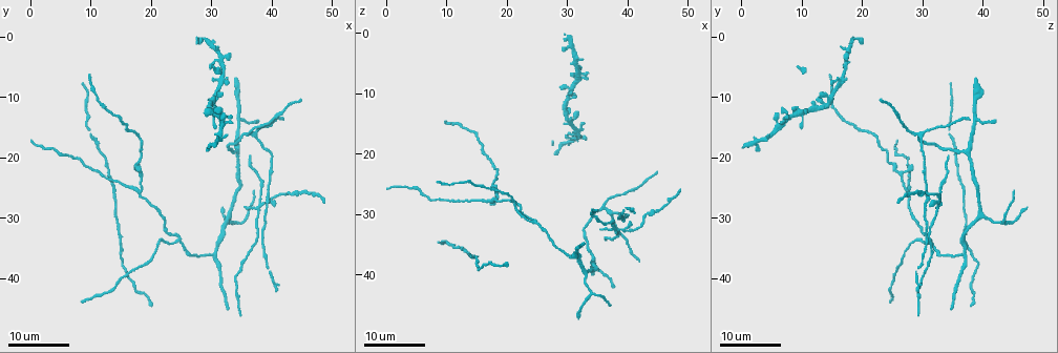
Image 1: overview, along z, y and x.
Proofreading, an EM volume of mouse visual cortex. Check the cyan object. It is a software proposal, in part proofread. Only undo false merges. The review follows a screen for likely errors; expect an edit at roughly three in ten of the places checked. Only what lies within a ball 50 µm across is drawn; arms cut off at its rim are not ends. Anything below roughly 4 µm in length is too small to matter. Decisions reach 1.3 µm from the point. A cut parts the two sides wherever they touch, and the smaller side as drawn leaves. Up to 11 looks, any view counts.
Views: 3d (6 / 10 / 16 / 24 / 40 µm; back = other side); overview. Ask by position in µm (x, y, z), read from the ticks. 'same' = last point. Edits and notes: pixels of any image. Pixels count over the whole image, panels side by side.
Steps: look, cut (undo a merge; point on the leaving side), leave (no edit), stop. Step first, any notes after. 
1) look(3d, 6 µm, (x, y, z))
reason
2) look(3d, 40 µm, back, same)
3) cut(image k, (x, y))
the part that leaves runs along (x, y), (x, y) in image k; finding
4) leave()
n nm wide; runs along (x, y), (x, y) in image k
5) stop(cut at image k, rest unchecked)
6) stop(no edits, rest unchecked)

look(3d, 16 µm, (30.0, 36.0, 36.5))
three arms meet

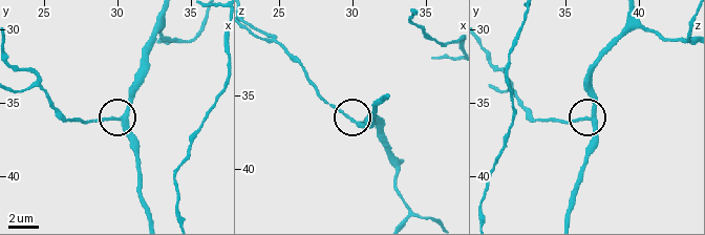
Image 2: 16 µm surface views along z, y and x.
look(3d, 10 µm, (30.0, 36.2, 36.8))

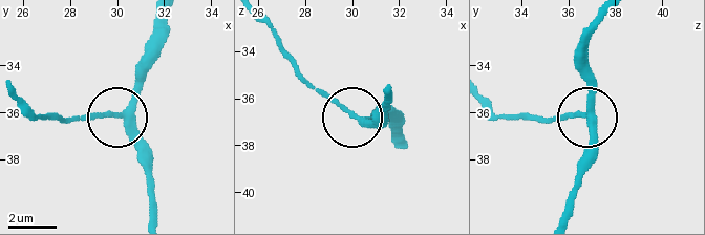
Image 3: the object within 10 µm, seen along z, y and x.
leave()
side arm 10 µm; runs along (589, 54), (589, 164) in image 3; continuous, no second neuron

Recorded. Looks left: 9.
look(3d, 24 µm, (24.5, 33.5, 31.0))
three arms meet

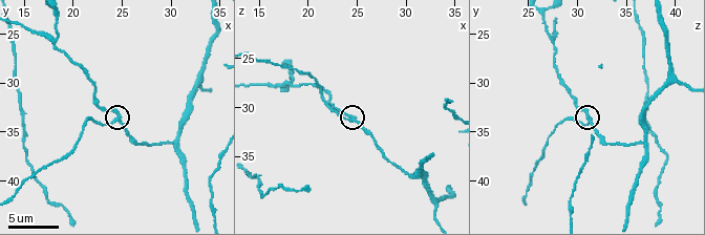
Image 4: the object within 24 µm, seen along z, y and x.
look(3d, 10 µm, (24.2, 33.6, 31.2))

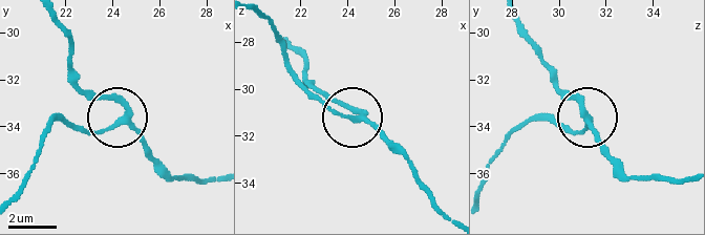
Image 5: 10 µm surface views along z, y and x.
leave()
side arm 24 µm; runs along (684, 178), (629, 176), (590, 123), (581, 130), (554, 125) in image 5; one neuron here

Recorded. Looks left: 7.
look(3d, 16 µm, (37.5, 33.0, 31.0))

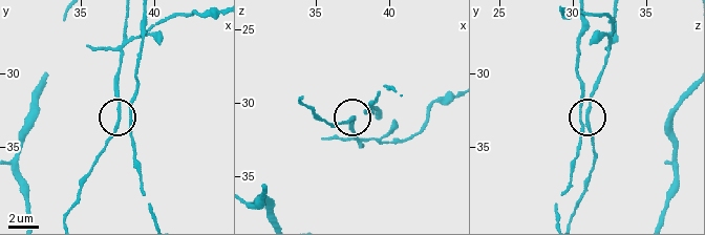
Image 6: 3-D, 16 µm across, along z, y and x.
look(3d, 10 µm, (37.6, 32.6, 31.0))

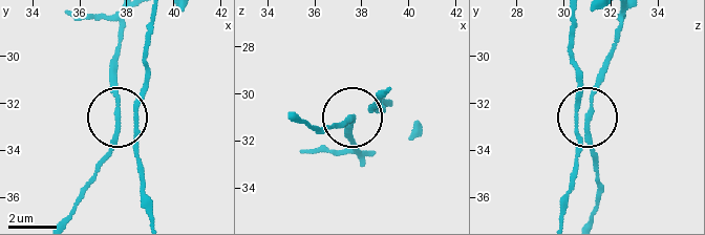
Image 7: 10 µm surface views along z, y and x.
look(3d, 10 µm, back, (37.6, 32.4, 31.1))

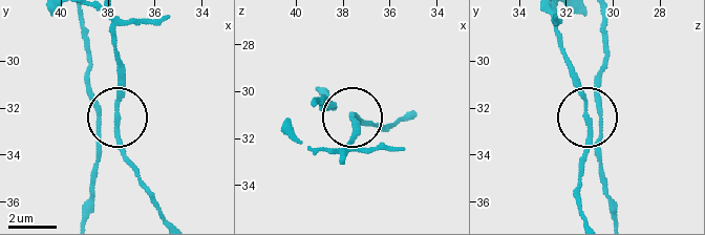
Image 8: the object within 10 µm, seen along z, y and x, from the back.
leave()
3 arms; runs along (602, 20), (602, 81), (584, 169) in image 8; one neuron here

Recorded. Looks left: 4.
look(3d, 24 µm, (12.5, 20.5, 36.0))

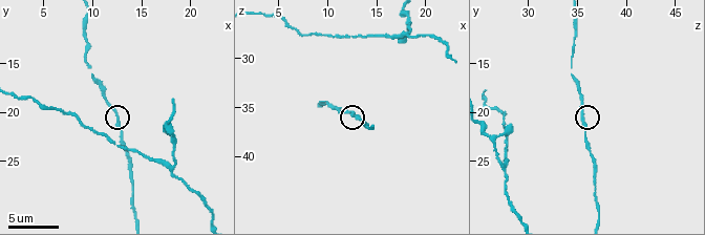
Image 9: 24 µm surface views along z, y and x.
look(3d, 6 µm, (12.6, 20.8, 35.4))
closer look

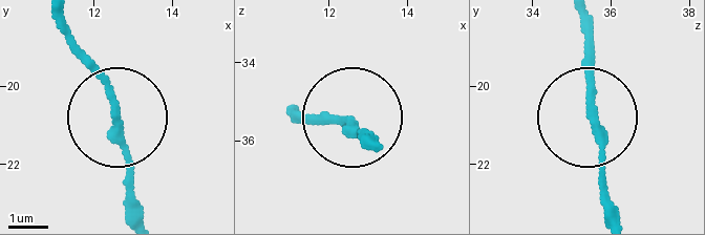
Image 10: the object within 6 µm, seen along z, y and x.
leave()
continuous, no second neuron

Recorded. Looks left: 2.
look(3d, 10 µm, (17.8, 25.6, 27.6))
branch point

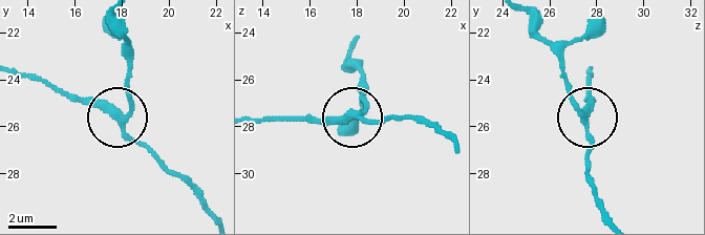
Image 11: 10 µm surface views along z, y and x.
leave()
side arm 40 µm; 3 arms; continuous, no second neuron

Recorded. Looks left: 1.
stop(no edits, rest unchecked)

